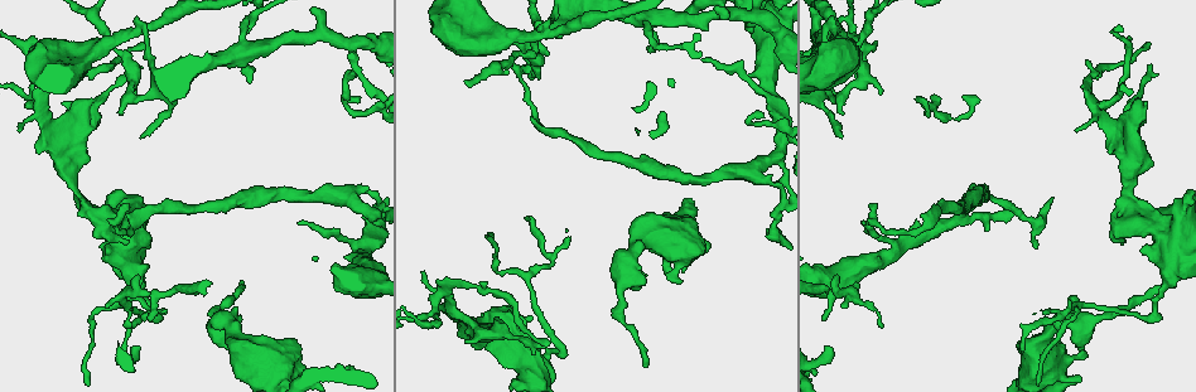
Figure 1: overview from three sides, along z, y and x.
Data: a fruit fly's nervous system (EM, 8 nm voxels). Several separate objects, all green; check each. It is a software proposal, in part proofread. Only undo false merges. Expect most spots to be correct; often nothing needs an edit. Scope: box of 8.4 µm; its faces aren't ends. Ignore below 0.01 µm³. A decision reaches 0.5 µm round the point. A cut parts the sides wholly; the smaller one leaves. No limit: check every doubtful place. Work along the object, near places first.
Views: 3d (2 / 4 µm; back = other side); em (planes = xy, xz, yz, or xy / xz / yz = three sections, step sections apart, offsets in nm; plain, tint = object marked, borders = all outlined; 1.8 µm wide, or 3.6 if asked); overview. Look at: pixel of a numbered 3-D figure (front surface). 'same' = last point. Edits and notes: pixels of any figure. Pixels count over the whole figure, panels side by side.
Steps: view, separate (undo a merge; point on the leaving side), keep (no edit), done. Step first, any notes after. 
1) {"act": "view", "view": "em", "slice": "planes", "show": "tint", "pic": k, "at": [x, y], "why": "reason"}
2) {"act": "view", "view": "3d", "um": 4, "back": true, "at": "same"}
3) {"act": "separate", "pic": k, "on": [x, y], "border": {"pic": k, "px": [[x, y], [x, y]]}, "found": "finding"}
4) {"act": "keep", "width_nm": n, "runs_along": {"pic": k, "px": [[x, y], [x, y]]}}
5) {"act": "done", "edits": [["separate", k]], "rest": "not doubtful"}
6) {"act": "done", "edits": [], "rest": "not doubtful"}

{"act": "view", "view": "3d", "um": 4, "pic": 1, "at": [548, 28], "why": "two arms in line, one across"}

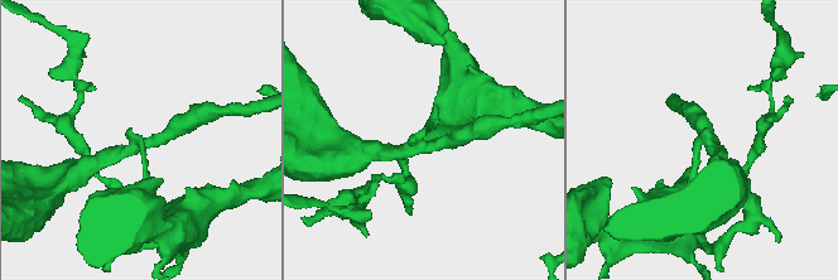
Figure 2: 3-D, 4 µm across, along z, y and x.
{"act": "view", "view": "em", "slice": "xz", "step": 8, "show": "borders", "pic": 2, "at": [707, 142]}

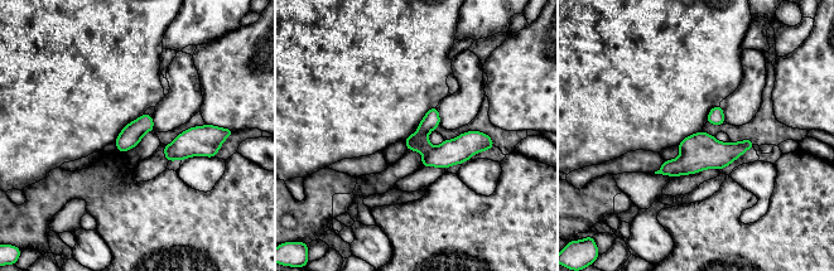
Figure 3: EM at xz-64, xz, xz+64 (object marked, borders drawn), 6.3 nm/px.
{"act": "view", "view": "em", "slice": "planes", "show": "borders", "at": "same", "why": "another direction"}

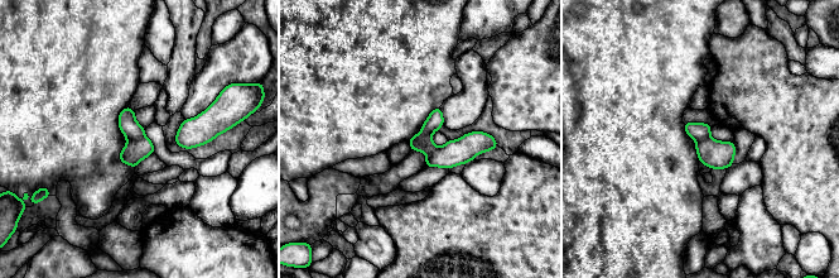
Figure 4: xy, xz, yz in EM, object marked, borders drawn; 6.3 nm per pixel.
{"act": "separate", "pic": 4, "on": [454, 152], "border": {"pic": 4, "px": [[430, 134], [420, 134], [410, 144]]}, "found": "a second neuron is stuck on"}

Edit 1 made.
{"act": "view", "view": "3d", "um": 2, "back": true, "pic": 1, "at": [38, 108], "why": "abrupt turn"}

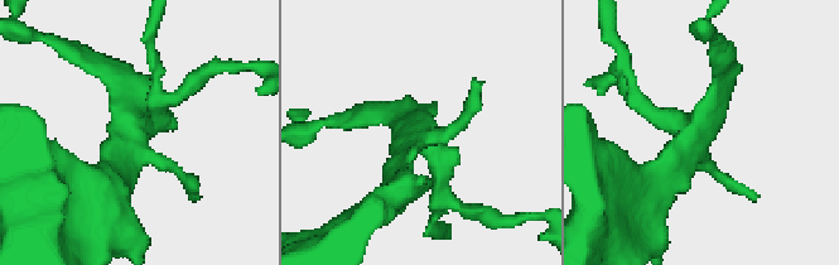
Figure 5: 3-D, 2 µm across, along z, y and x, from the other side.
{"act": "view", "view": "em", "slice": "planes", "show": "borders", "pic": 5, "at": [423, 138]}

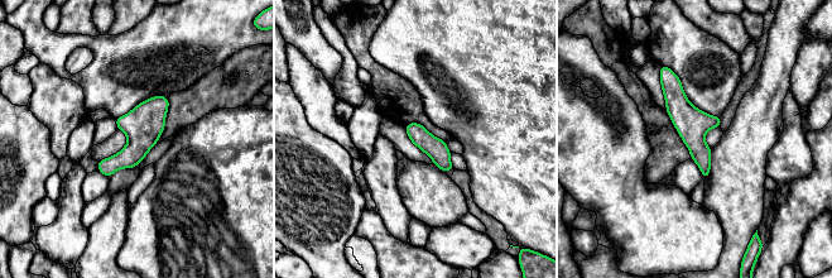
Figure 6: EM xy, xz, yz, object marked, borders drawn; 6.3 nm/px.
{"act": "keep", "runs_along": {"pic": 6, "px": [[667, 71], [706, 173]]}, "found": "one neuron here"}

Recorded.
{"act": "view", "view": "em", "slice": "xy", "step": 16, "show": "tint", "pic": 1, "at": [1134, 208], "why": "sudden change in width"}

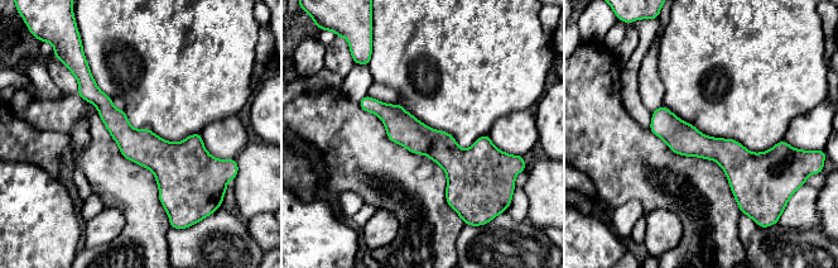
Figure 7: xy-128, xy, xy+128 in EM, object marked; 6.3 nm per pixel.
{"act": "view", "view": "em", "slice": "planes", "show": "tint", "at": "same", "why": "another direction"}

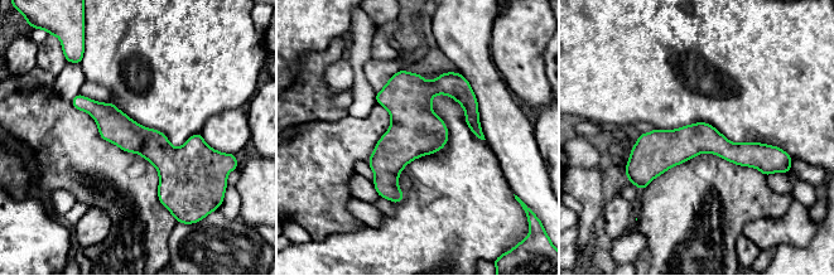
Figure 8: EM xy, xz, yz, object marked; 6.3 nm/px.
{"act": "keep", "runs_along": {"pic": 8, "px": [[774, 154], [681, 144], [631, 164]]}, "found": "one neuron here"}

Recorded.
{"act": "view", "view": "em", "slice": "planes", "show": "plain", "pic": 1, "at": [554, 353], "why": "abrupt turn"}

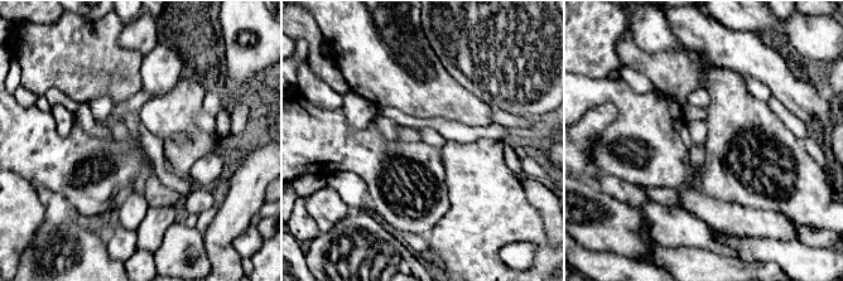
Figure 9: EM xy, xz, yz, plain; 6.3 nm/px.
{"act": "view", "view": "em", "slice": "planes", "show": "tint", "at": "same", "why": "with the object marked"}

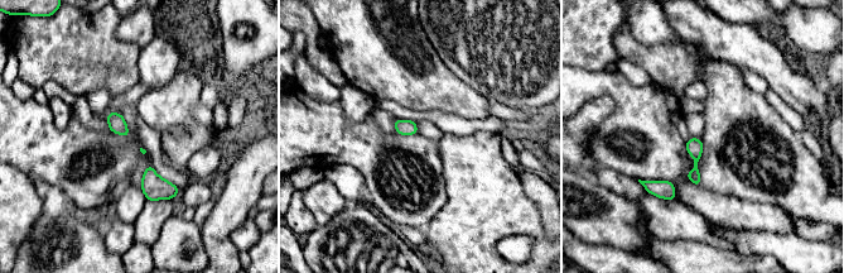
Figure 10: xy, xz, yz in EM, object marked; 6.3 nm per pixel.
{"act": "keep", "found": "continuous, no second neuron"}

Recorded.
{"act": "done", "edits": [["separate", 4]], "rest": "not doubtful"}

